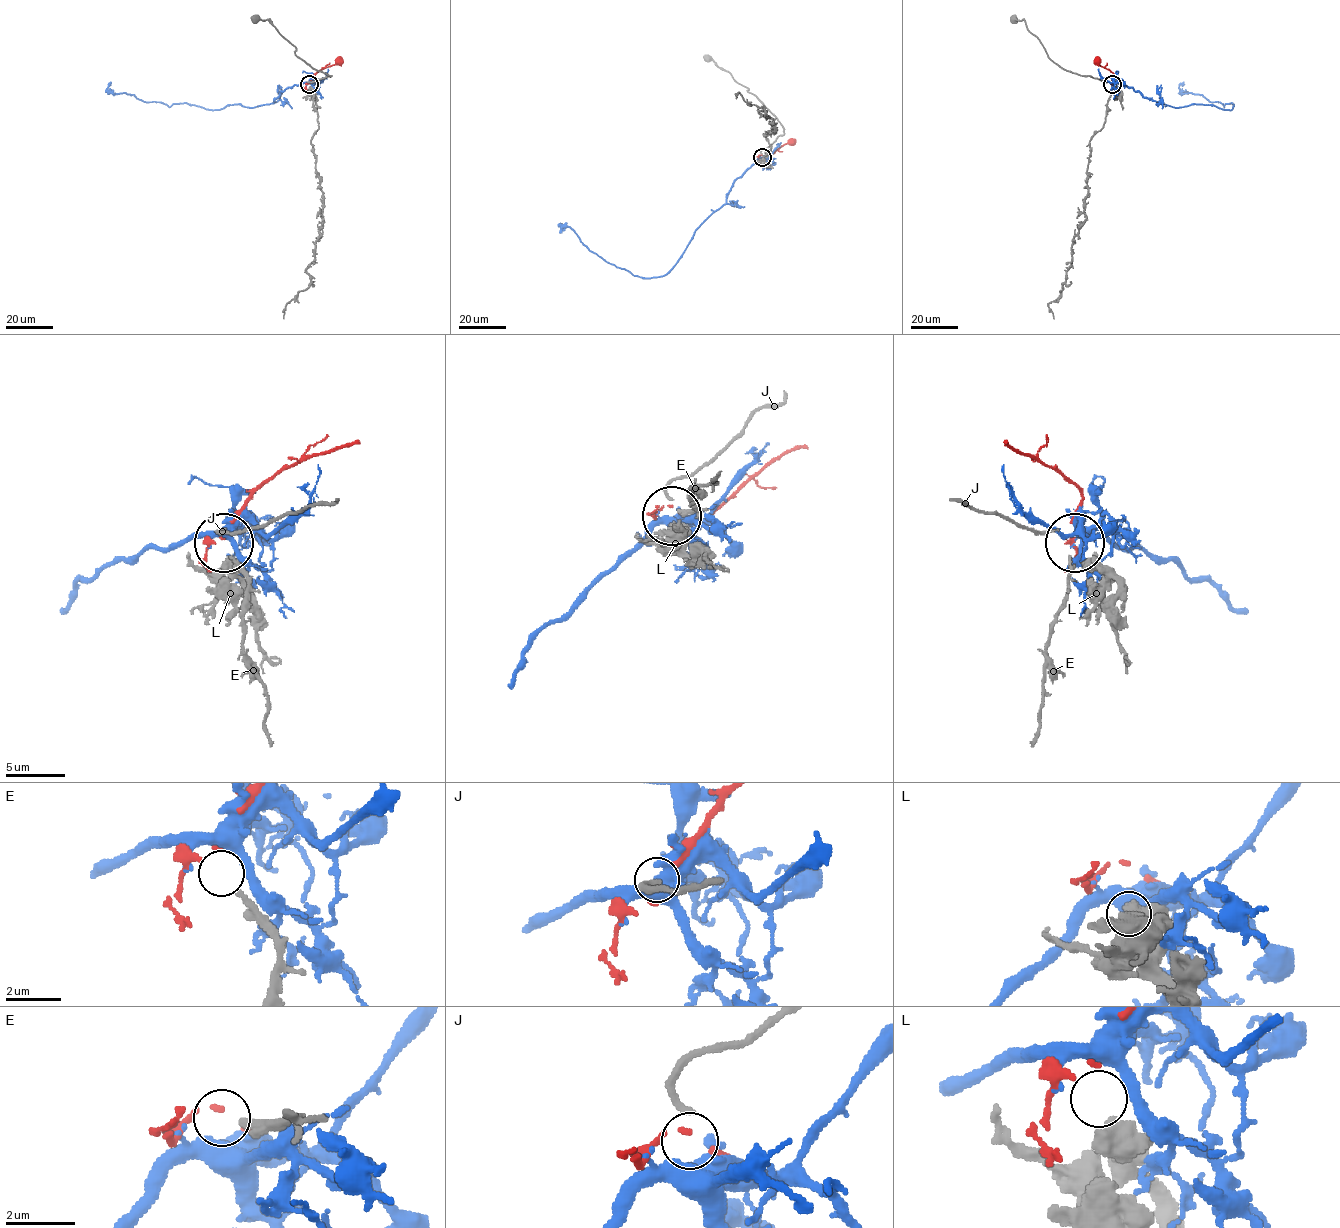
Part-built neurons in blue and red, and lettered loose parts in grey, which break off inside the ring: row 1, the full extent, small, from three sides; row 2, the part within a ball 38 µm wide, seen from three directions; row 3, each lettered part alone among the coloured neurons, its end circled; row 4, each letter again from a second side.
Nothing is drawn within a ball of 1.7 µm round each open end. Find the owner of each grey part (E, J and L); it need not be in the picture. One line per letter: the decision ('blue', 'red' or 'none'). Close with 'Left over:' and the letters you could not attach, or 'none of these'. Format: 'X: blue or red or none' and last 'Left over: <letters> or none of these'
E: red
J: blue
L: none
Left over: L

